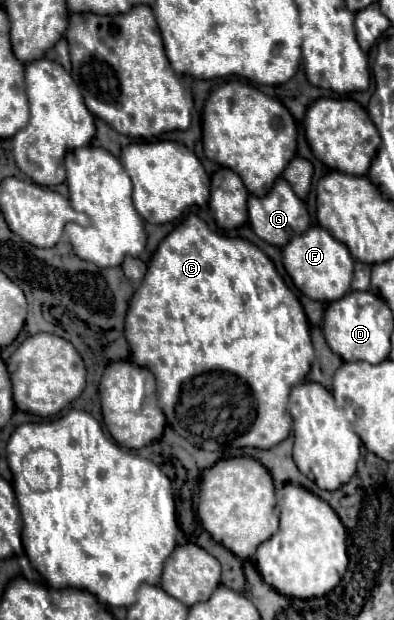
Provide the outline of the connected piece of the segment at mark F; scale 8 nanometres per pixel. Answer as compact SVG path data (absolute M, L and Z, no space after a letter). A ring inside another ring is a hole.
M312 226L310 230L296 234L282 250L282 262L296 288L318 302L334 302L350 292L350 282L354 274L354 260L346 246L338 242L330 232L320 226Z

